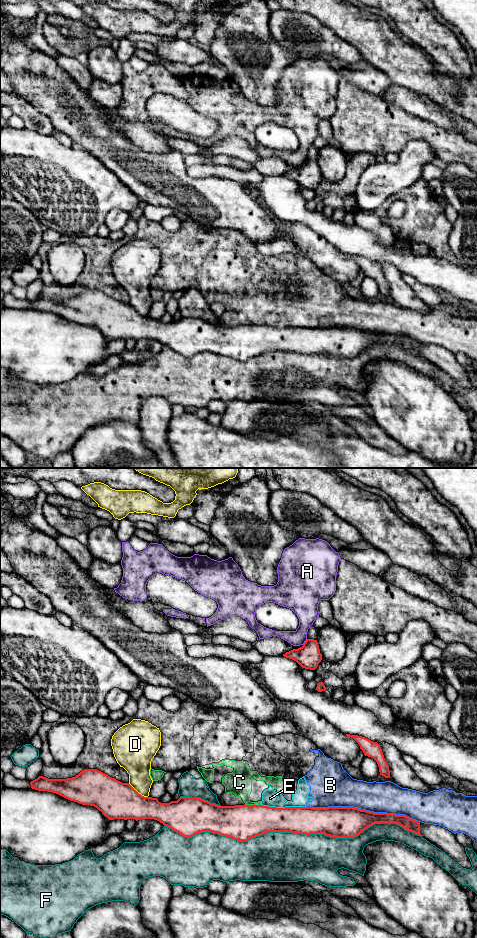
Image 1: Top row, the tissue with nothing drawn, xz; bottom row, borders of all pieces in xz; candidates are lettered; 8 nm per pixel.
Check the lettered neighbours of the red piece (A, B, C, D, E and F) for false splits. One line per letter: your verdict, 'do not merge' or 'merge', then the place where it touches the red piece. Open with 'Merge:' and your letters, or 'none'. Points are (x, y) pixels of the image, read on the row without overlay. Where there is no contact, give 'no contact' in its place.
Merge: none
A: do not merge | xz (305, 162)
B: do not merge | xz (363, 330)
C: do not merge | xz (250, 325)
D: do not merge | xz (137, 312)
E: do not merge | xz (283, 328)
F: do not merge | xz (293, 352)

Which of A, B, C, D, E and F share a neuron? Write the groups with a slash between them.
A / B C E / D / F

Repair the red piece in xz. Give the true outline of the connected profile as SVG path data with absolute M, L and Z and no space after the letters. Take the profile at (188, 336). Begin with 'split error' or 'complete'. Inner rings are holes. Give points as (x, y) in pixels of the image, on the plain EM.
complete | M84 289L78 295L67 299L48 299L39 296L30 302L31 308L38 311L47 311L56 313L70 321L77 322L82 325L90 325L96 327L109 340L114 339L154 339L162 343L164 346L171 348L184 357L192 357L201 352L212 352L222 356L226 356L238 361L248 361L251 358L260 356L267 352L292 352L301 354L324 354L336 358L354 358L362 351L375 343L396 343L405 350L411 351L417 355L420 353L420 342L413 340L405 335L374 333L361 330L354 327L328 327L328 328L312 328L312 327L285 327L276 328L263 325L235 325L235 326L218 326L211 324L201 318L180 317L177 321L169 323L161 323L157 318L144 317L139 314L129 303L122 303L115 298L97 289Z

